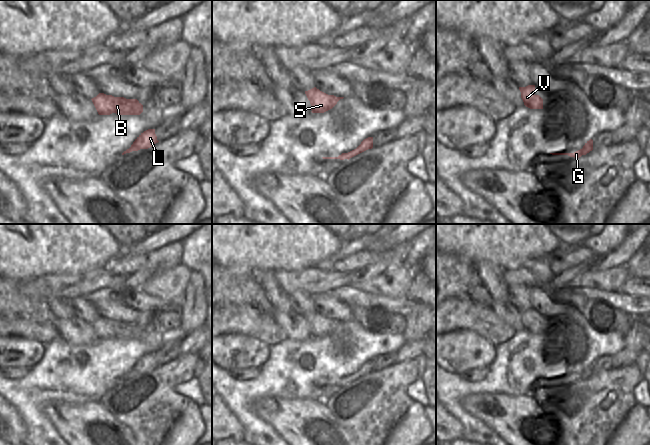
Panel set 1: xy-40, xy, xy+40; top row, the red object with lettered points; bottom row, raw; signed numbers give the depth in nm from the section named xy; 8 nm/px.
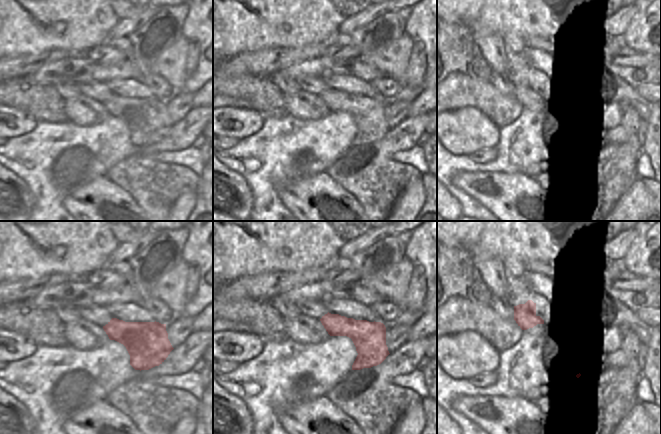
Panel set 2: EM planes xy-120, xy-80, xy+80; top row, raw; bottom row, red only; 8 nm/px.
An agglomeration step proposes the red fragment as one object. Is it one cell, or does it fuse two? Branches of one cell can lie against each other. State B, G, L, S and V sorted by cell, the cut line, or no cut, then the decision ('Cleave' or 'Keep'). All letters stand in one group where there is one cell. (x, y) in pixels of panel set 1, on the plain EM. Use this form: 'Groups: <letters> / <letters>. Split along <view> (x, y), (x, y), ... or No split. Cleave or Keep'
Groups: B G L S V. No split. Keep.

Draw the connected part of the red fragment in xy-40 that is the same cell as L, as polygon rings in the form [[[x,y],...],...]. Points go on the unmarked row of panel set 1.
[[[148,353],[141,357],[133,366],[131,371],[124,375],[122,379],[130,377],[132,375],[138,375],[140,373],[148,373],[158,367],[157,360],[155,358],[155,353]]]

